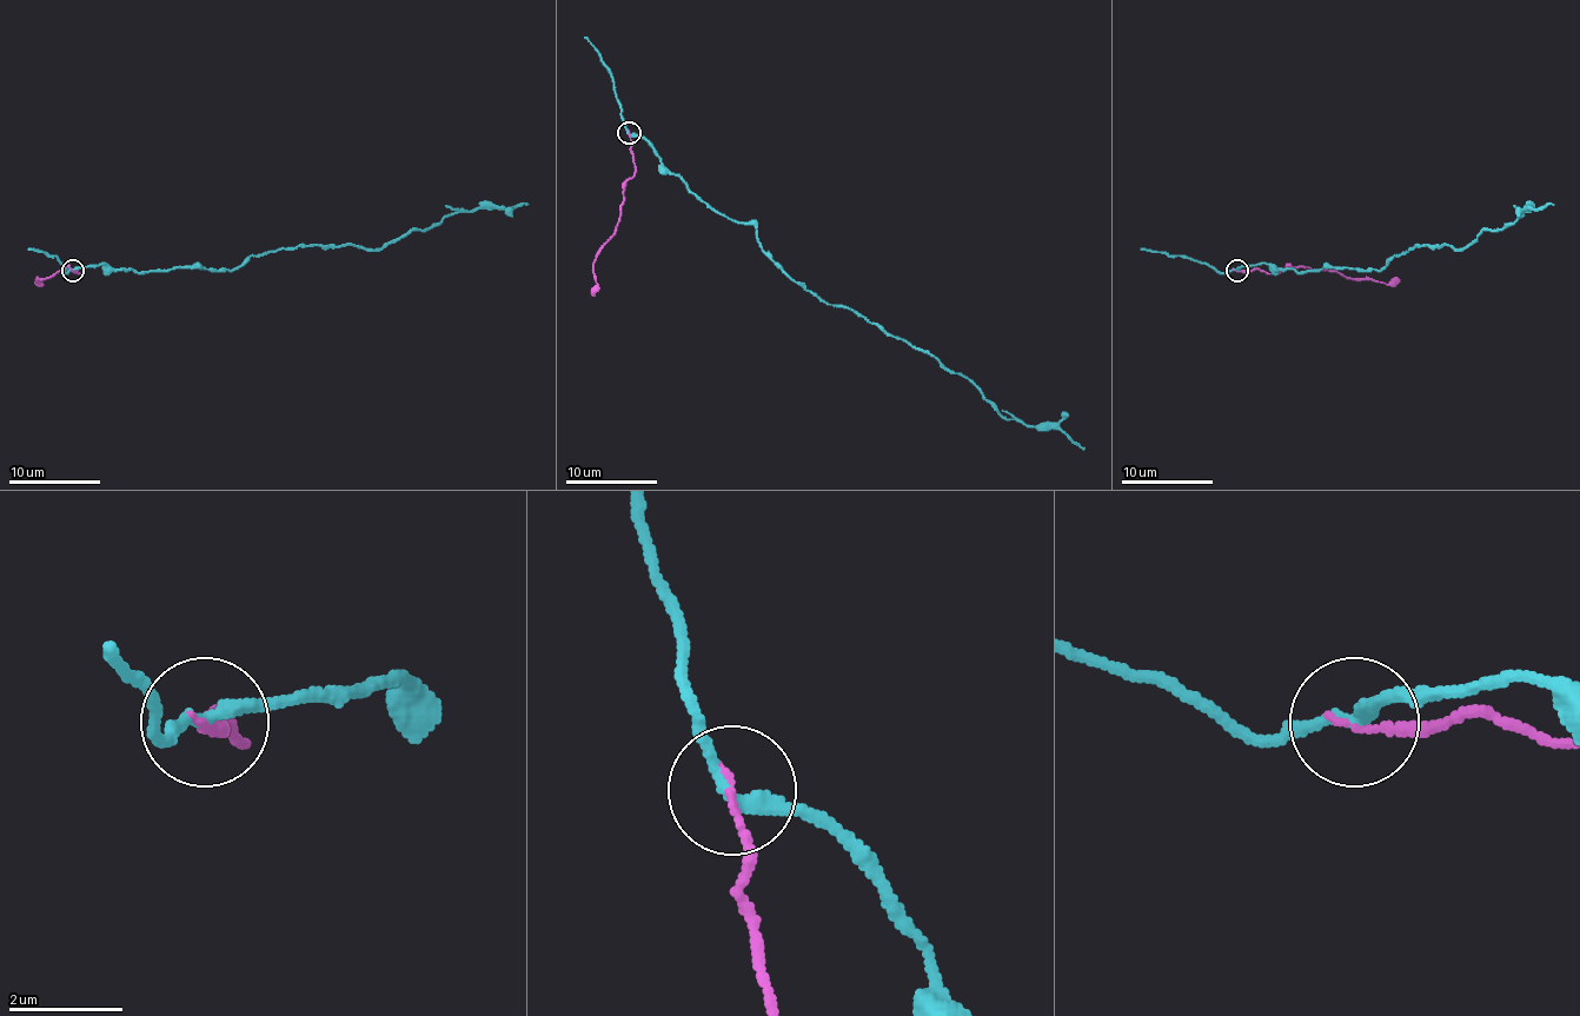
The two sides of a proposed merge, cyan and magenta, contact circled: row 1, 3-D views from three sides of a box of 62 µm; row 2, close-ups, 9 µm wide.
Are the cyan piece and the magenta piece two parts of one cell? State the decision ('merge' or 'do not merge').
do not merge

